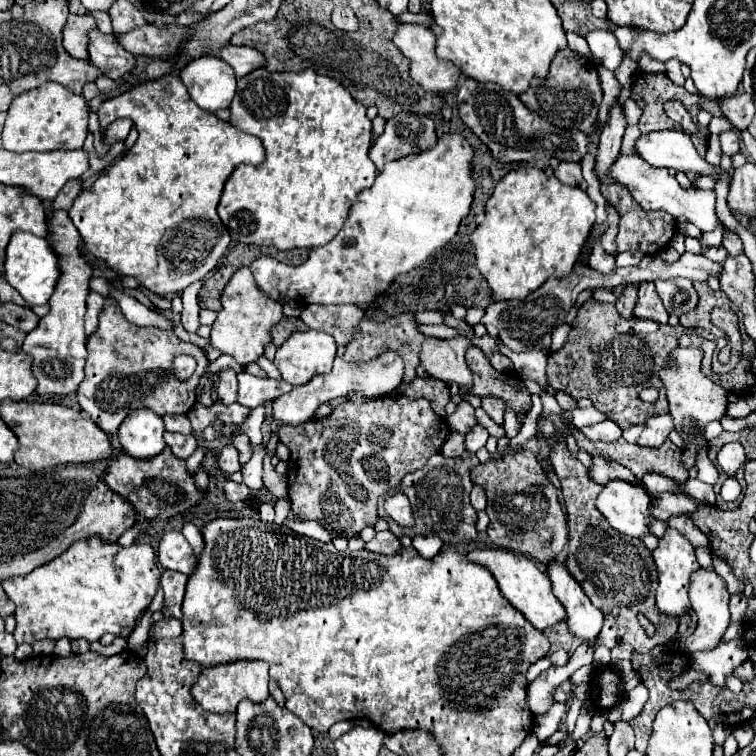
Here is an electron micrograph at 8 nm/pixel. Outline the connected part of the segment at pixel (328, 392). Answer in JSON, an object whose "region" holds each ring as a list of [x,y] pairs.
{"region":[[[387,350],[387,352],[375,356],[367,362],[361,362],[361,364],[353,364],[353,362],[343,360],[343,358],[335,358],[329,374],[319,374],[311,382],[307,382],[303,386],[295,386],[289,394],[279,396],[273,402],[273,416],[277,420],[281,420],[283,424],[303,424],[303,422],[313,418],[315,410],[323,402],[331,402],[335,398],[349,396],[349,394],[361,394],[365,398],[385,396],[385,394],[393,392],[401,384],[401,380],[403,380],[403,360],[393,350]]]}

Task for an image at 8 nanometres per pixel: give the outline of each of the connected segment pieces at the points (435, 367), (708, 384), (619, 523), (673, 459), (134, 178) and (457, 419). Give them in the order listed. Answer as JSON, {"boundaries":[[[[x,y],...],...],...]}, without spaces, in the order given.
{"boundaries":[[[[461,336],[449,340],[429,338],[423,342],[419,352],[421,366],[431,378],[469,386],[473,382],[473,374],[465,362],[465,352],[469,346],[471,344],[467,344],[467,340],[463,340]]],[[[675,348],[669,356],[667,356],[667,364],[665,368],[659,370],[659,378],[663,380],[663,386],[667,390],[667,400],[669,400],[669,414],[675,420],[675,430],[683,436],[687,450],[683,452],[683,466],[689,470],[691,466],[695,466],[695,454],[699,448],[707,448],[707,440],[703,438],[703,428],[713,422],[719,420],[721,416],[725,416],[727,410],[727,392],[711,382],[707,376],[701,374],[701,358],[703,358],[703,350],[699,348]]],[[[611,480],[599,492],[595,506],[617,532],[635,538],[649,534],[647,524],[653,520],[651,496],[641,486],[625,480]]],[[[571,428],[571,432],[575,434],[575,440],[577,440],[577,444],[579,444],[581,450],[585,450],[585,452],[591,454],[591,456],[599,454],[599,456],[603,456],[603,458],[613,458],[613,460],[617,460],[621,466],[625,466],[627,470],[631,470],[637,480],[641,480],[647,472],[663,474],[663,476],[675,480],[677,484],[685,484],[685,482],[689,480],[687,470],[681,466],[681,450],[679,450],[671,440],[665,440],[665,444],[659,446],[659,448],[643,448],[643,446],[627,444],[623,438],[615,440],[615,442],[591,442],[591,440],[587,440],[577,428]]],[[[165,74],[159,80],[143,82],[119,96],[107,98],[99,110],[99,130],[103,132],[117,118],[131,118],[137,126],[137,142],[129,152],[117,158],[91,188],[83,190],[71,210],[69,218],[79,230],[87,252],[105,262],[109,270],[119,276],[133,276],[153,294],[183,292],[189,284],[207,276],[219,258],[227,252],[231,236],[217,216],[217,204],[227,176],[239,164],[261,164],[261,140],[239,132],[231,124],[201,110],[183,88],[177,74]]],[[[463,400],[463,402],[457,404],[457,410],[451,416],[445,418],[445,422],[449,424],[451,430],[461,432],[461,434],[467,434],[477,424],[477,418],[473,414],[473,406]]]]}

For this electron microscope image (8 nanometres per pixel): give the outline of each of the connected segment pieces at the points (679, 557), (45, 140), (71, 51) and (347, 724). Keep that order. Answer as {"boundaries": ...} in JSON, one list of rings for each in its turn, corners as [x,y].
{"boundaries":[[[[675,528],[665,530],[663,538],[659,538],[657,548],[651,552],[657,572],[659,572],[659,588],[657,588],[657,608],[661,612],[673,614],[673,616],[683,616],[685,612],[689,612],[689,600],[687,600],[687,590],[691,584],[691,572],[699,570],[699,562],[695,558],[695,548],[691,546],[691,542],[681,536],[679,532],[675,532]]],[[[43,84],[31,92],[23,92],[11,102],[3,126],[3,150],[9,152],[51,152],[51,150],[79,150],[87,138],[89,108],[83,96],[73,94],[61,84]]],[[[91,14],[67,16],[67,22],[63,26],[63,48],[69,56],[87,60],[87,28],[95,28],[95,20],[91,20]]],[[[354,720],[340,721],[329,729],[328,734],[332,740],[336,740],[339,736],[353,728],[353,726],[355,726]]]]}

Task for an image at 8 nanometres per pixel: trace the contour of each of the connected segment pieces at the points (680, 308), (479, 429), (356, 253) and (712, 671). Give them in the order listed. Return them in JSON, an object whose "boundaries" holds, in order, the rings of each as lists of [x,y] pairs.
{"boundaries":[[[[655,280],[655,286],[669,314],[681,316],[697,306],[695,288],[689,280]]],[[[477,424],[477,426],[467,434],[467,440],[465,440],[465,442],[467,442],[467,450],[475,454],[479,448],[483,448],[483,446],[485,446],[487,438],[489,438],[487,428],[483,428],[481,424]]],[[[455,132],[443,134],[443,136],[437,140],[437,144],[435,144],[433,148],[425,150],[425,152],[411,154],[411,156],[403,156],[403,158],[399,158],[399,160],[387,162],[385,168],[383,168],[383,172],[377,174],[375,184],[373,184],[369,190],[359,192],[359,198],[353,202],[353,206],[351,206],[351,210],[349,210],[349,218],[345,220],[345,226],[341,228],[341,232],[339,232],[329,244],[311,250],[311,256],[309,256],[309,260],[307,260],[305,264],[301,264],[301,266],[287,266],[287,264],[275,260],[275,258],[271,258],[271,256],[261,256],[261,258],[253,260],[249,268],[251,268],[251,274],[253,274],[255,282],[257,282],[257,286],[259,286],[267,296],[271,296],[273,300],[279,300],[279,302],[299,302],[299,304],[355,304],[355,302],[371,304],[371,302],[375,302],[375,300],[377,300],[377,294],[381,294],[383,290],[387,290],[389,284],[391,284],[397,276],[401,276],[401,274],[405,274],[405,272],[409,272],[409,270],[421,266],[437,248],[445,246],[445,244],[457,234],[457,228],[459,228],[461,220],[469,214],[469,208],[471,208],[471,202],[473,202],[473,194],[475,194],[475,180],[473,180],[473,174],[471,174],[471,166],[473,166],[473,148],[471,148],[471,144],[469,144],[461,134],[455,134]]],[[[741,638],[723,642],[713,650],[695,652],[691,656],[691,668],[711,676],[711,684],[725,686],[725,674],[733,674],[733,668],[747,660],[747,646]]]]}

